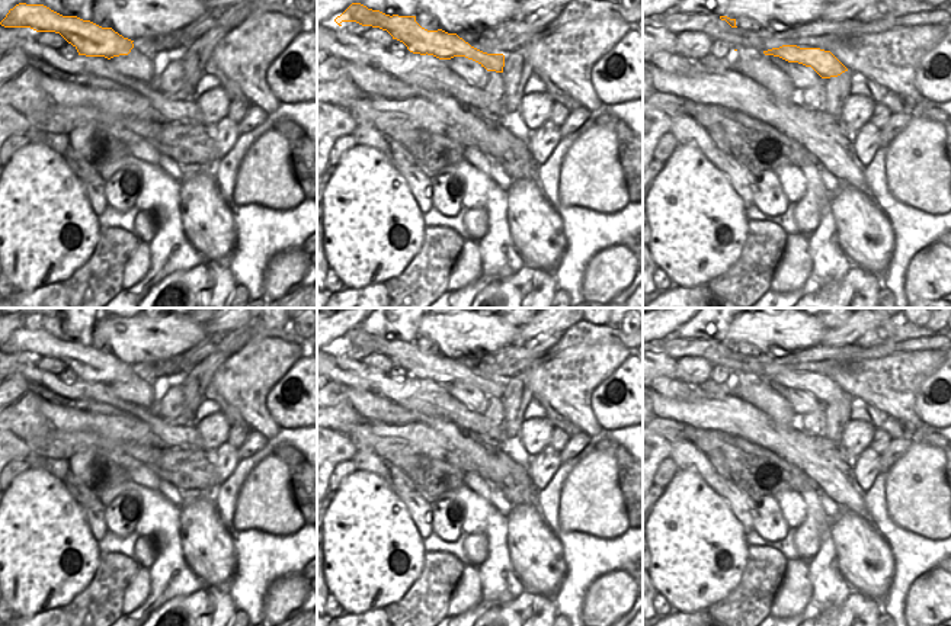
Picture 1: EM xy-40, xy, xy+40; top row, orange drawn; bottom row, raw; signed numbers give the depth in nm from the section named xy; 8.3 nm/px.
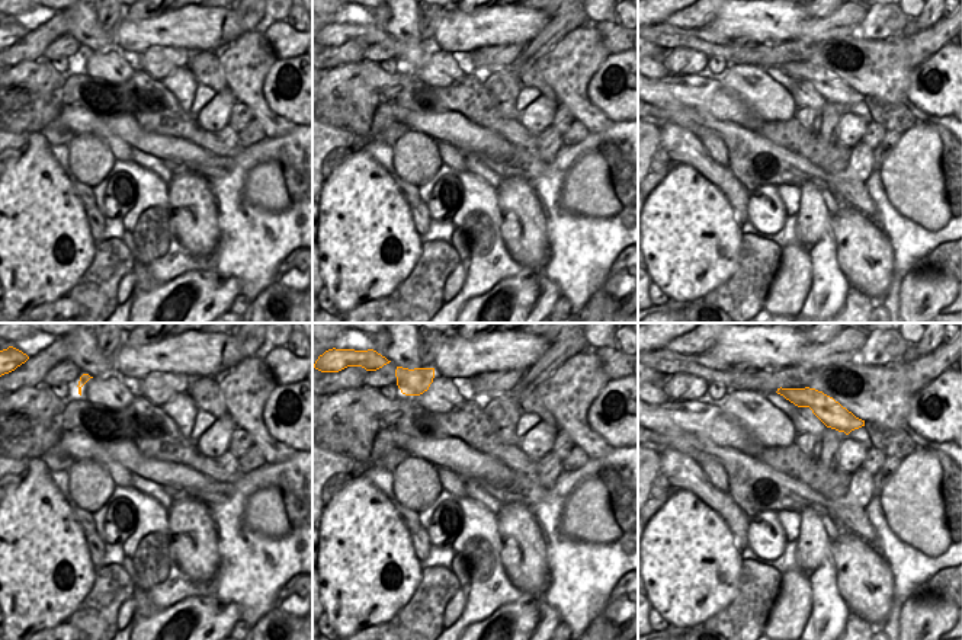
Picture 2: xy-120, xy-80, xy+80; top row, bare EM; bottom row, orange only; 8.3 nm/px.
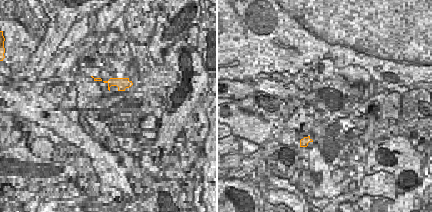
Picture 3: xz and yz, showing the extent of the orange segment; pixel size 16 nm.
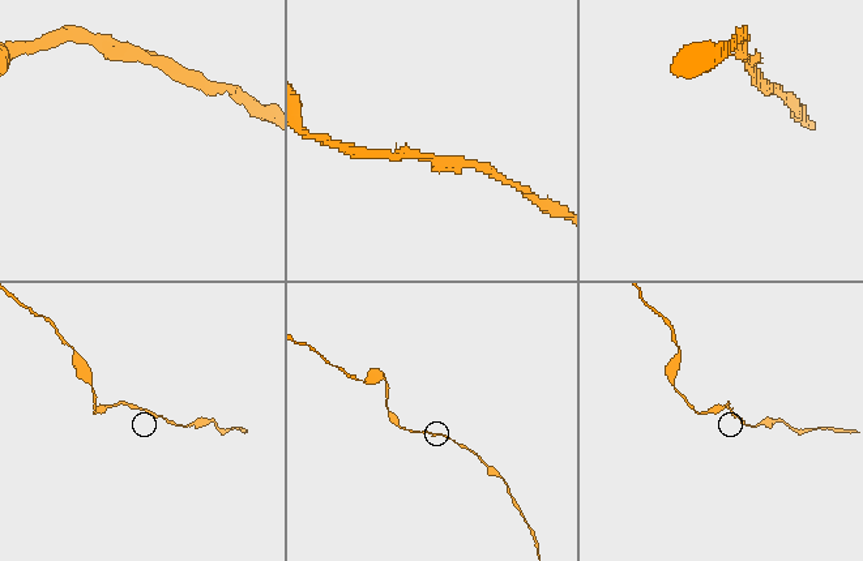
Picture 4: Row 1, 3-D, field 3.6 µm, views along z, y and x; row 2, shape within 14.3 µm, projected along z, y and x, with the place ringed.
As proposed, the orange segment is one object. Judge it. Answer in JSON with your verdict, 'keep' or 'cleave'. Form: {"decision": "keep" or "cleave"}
{"decision": "keep"}

